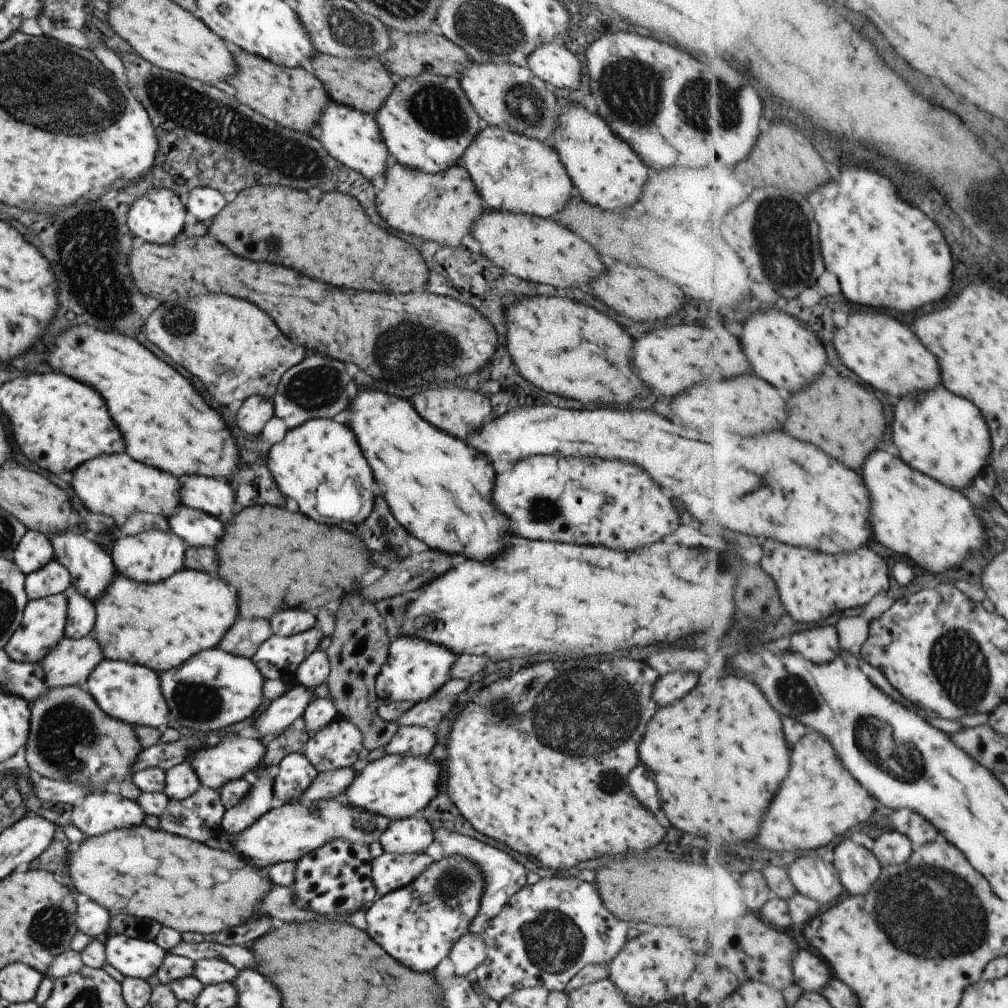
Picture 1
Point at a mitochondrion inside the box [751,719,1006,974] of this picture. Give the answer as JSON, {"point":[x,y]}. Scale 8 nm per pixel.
{"point":[949,926]}

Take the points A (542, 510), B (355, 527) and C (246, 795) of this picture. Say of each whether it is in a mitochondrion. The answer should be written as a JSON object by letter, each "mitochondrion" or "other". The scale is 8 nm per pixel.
{"A":"mitochondrion","B":"other","C":"other"}

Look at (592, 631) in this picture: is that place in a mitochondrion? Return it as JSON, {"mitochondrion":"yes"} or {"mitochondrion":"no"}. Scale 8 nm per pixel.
{"mitochondrion":"no"}

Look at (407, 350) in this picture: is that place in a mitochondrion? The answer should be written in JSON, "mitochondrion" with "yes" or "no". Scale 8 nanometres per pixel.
{"mitochondrion":"yes"}

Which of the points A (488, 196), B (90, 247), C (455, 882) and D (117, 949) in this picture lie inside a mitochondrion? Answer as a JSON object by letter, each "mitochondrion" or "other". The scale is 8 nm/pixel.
{"A":"other","B":"mitochondrion","C":"mitochondrion","D":"other"}

